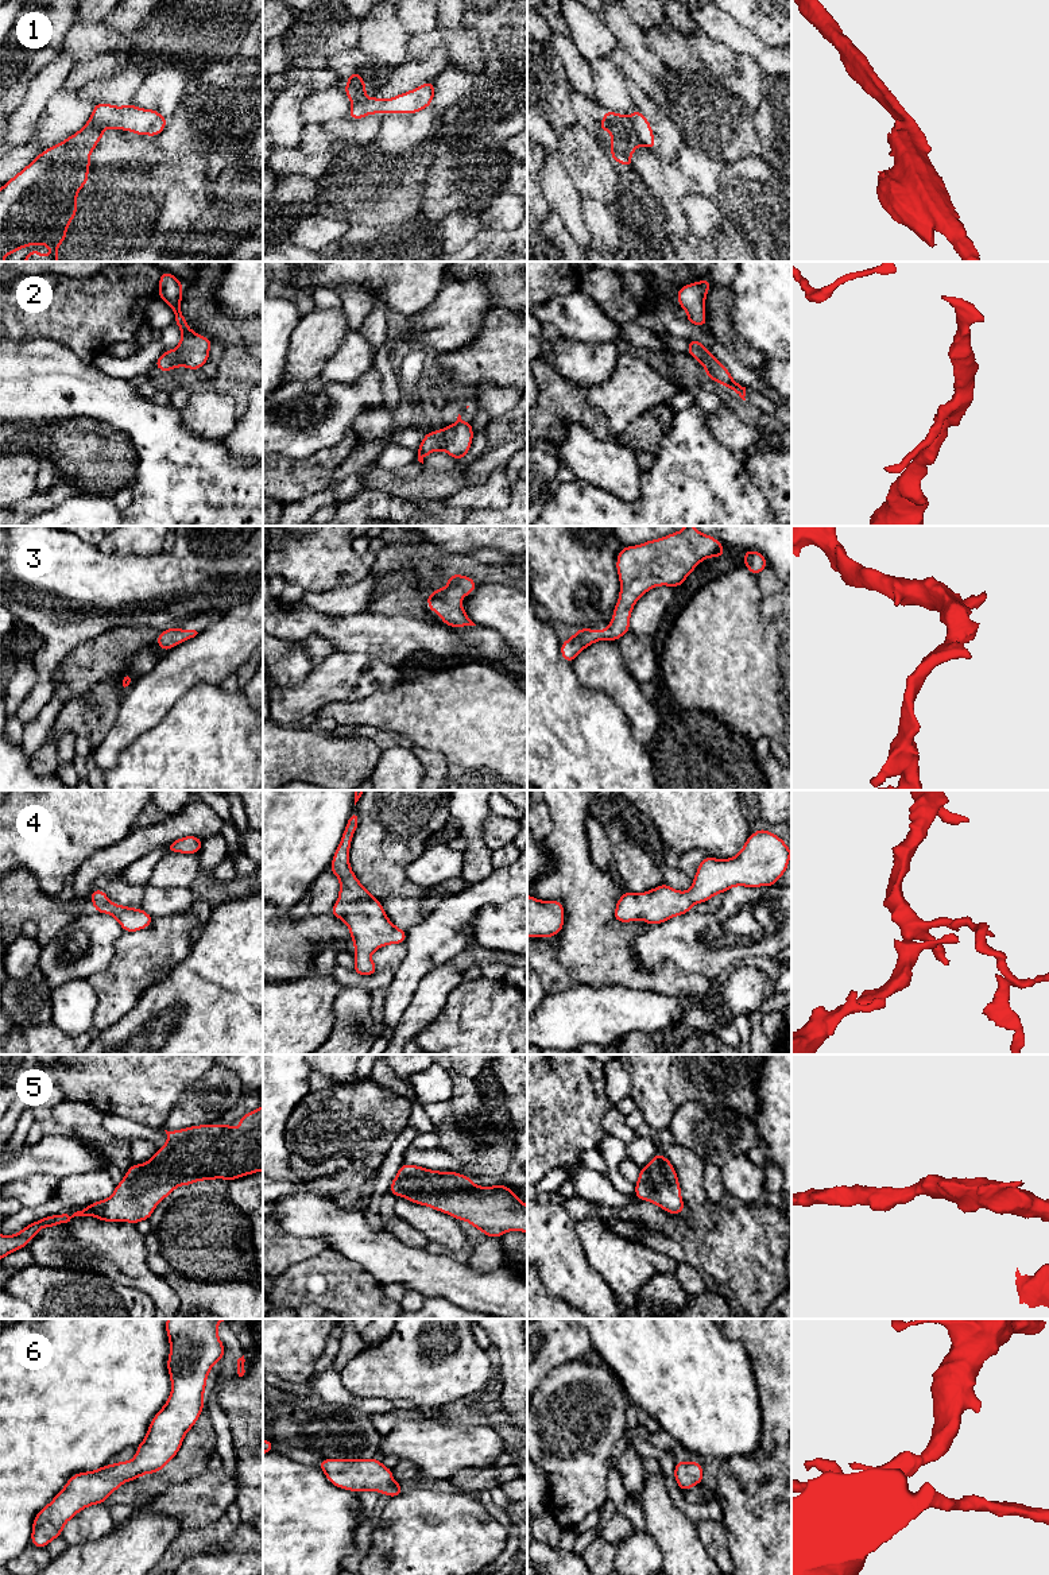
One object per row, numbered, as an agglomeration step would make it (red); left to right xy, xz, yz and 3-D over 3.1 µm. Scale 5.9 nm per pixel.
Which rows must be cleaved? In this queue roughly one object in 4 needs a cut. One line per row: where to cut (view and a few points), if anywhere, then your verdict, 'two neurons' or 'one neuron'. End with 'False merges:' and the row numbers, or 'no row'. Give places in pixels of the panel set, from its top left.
1: cut in yz along (630, 119), (641, 140); two neurons
2: no cut; one neuron
3: no cut; one neuron
4: no cut; one neuron
5: no cut; one neuron
6: no cut; one neuron
False merges: 1

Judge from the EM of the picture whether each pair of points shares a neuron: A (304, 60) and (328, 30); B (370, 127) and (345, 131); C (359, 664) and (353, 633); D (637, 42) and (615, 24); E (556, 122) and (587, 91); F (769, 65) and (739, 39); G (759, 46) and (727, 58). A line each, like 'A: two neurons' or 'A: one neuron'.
A: one neuron
B: one neuron
C: two neurons
D: one neuron
E: two neurons
F: one neuron
G: two neurons

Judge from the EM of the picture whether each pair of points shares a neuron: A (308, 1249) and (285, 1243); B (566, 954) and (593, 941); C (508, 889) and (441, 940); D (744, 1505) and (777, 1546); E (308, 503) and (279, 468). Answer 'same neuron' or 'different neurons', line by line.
A: same neuron
B: same neuron
C: same neuron
D: same neuron
E: different neurons

